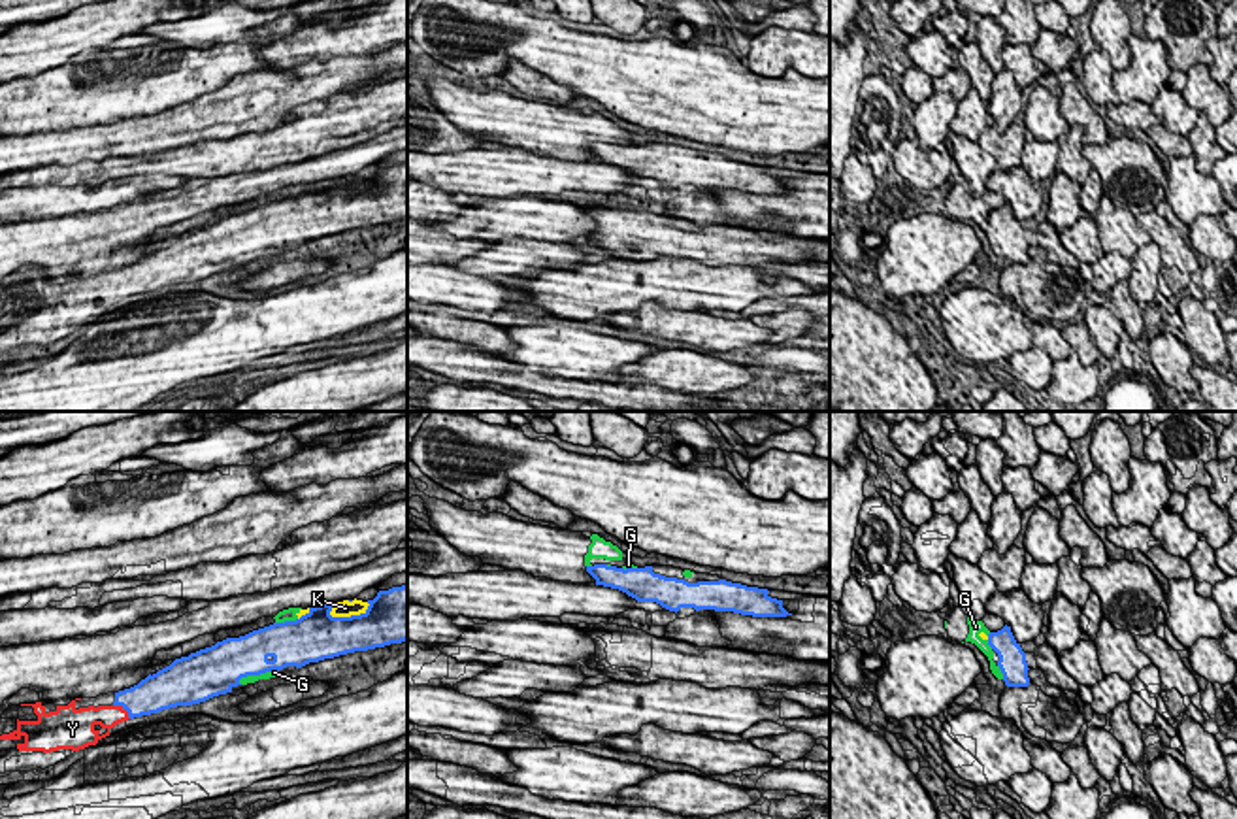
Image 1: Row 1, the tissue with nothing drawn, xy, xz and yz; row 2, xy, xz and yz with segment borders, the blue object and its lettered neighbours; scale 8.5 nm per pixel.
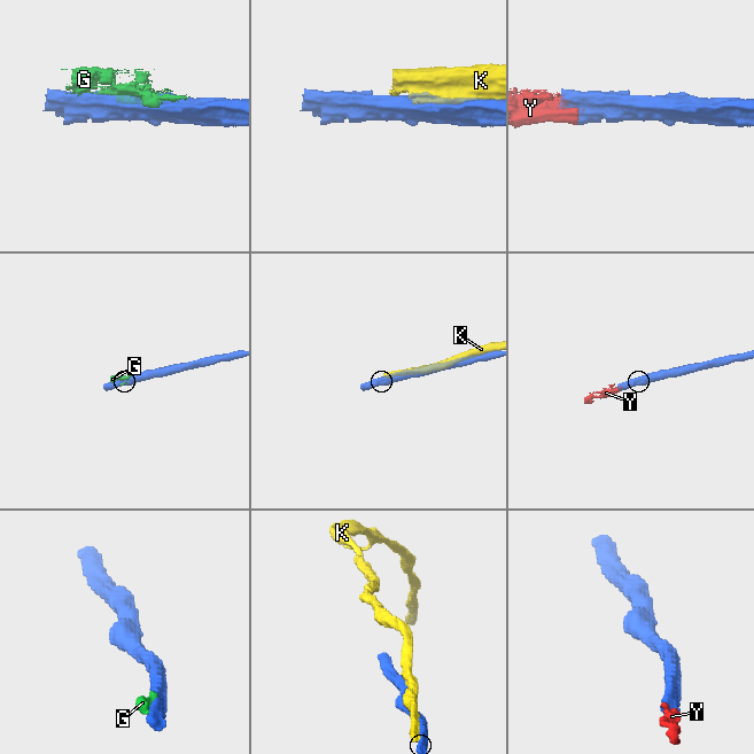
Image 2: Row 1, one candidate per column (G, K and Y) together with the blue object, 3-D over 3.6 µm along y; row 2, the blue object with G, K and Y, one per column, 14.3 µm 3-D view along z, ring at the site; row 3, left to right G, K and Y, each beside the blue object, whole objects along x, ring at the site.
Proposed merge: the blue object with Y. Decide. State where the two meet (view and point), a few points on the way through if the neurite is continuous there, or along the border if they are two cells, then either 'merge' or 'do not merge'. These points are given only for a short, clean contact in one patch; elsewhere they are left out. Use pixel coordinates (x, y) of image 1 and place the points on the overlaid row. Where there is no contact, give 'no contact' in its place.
xy (123, 708) | merge

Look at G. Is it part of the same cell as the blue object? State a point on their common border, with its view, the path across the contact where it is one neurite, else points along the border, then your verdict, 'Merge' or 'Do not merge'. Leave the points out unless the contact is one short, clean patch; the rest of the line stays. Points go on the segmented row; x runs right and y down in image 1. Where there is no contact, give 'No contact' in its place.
Touches blue at xy (257, 674). Do not merge

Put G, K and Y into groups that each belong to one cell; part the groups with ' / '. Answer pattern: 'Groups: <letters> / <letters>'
Groups: G K / Y

